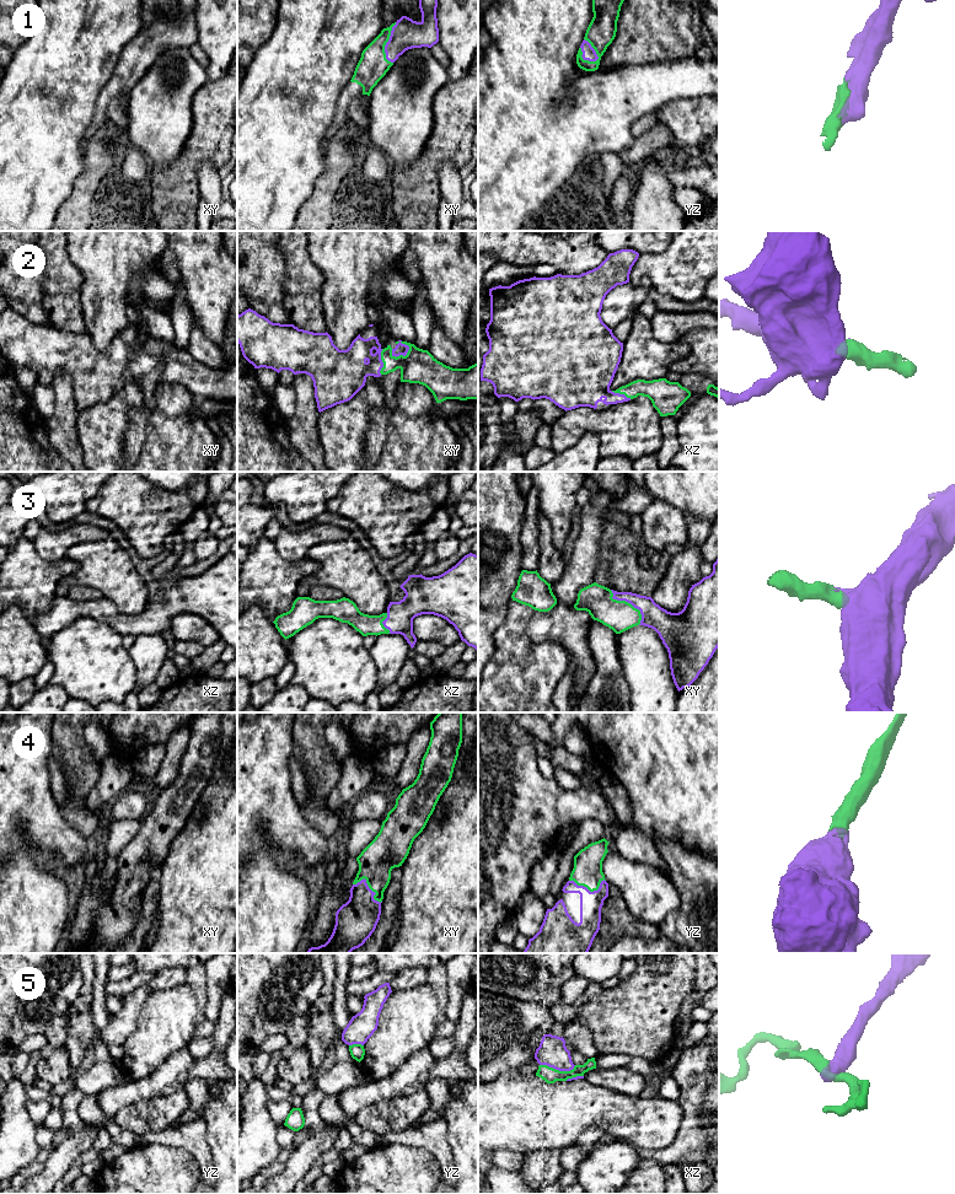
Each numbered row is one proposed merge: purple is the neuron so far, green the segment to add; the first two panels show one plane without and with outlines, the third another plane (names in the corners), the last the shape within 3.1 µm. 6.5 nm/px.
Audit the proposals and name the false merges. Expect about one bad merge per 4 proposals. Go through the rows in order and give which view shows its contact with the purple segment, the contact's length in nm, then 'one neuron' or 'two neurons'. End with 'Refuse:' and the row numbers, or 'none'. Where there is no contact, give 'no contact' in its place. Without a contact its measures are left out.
1: contact in yz; length 180 nm; one neuron
2: contact in xy; length 140 nm; one neuron
3: contact in xy; length 300 nm; one neuron
4: contact in xy; length 220 nm; one neuron
5: contact in xz; length 240 nm; two neurons
Refuse: 5

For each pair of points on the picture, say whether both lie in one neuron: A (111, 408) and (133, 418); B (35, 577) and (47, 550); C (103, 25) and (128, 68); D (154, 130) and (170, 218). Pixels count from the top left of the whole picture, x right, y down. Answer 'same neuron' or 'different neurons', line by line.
A: different neurons
B: different neurons
C: different neurons
D: different neurons

